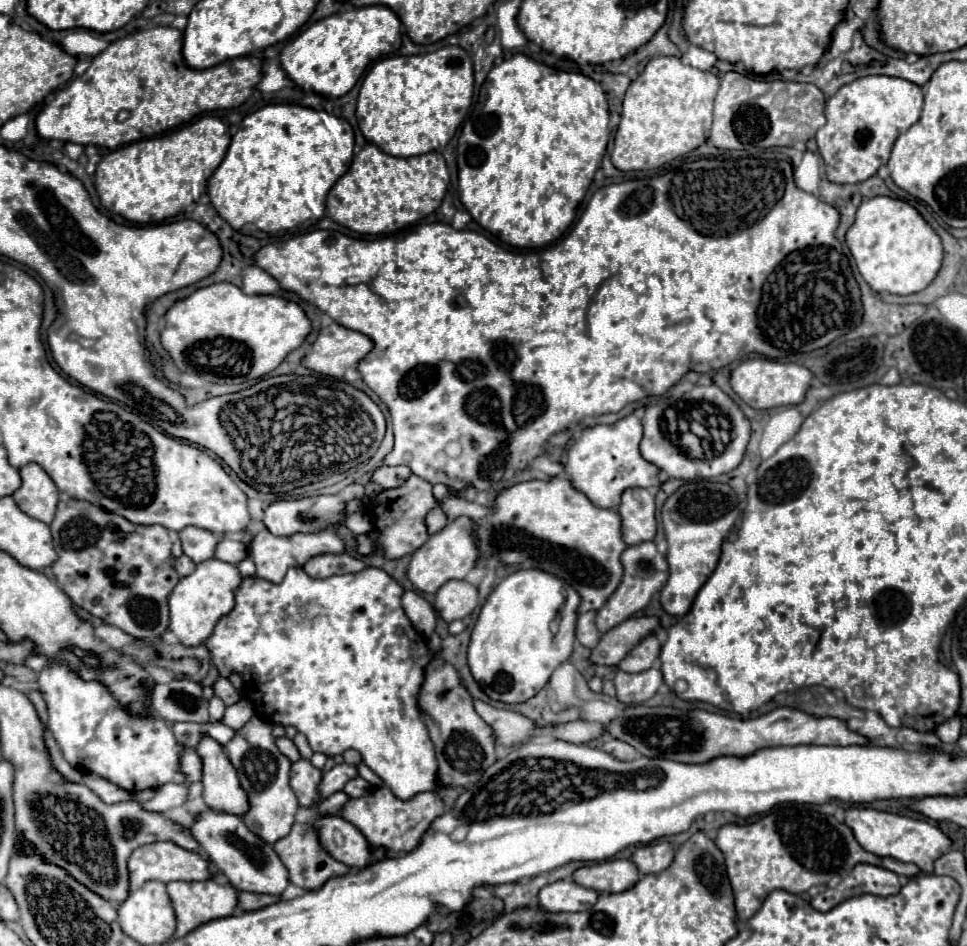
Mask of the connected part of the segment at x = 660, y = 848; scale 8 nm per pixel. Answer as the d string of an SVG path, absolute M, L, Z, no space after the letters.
M667 841L643 845L633 853L633 861L639 873L659 873L673 863L673 857L675 857L675 847Z

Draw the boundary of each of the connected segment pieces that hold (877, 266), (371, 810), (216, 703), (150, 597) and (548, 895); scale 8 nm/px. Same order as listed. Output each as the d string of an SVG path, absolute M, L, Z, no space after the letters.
M893 197L867 199L845 235L859 273L877 293L911 295L923 291L939 273L943 245L933 227L907 201Z
M375 787L369 795L359 799L349 799L341 813L343 819L353 823L367 839L371 849L385 849L387 853L407 853L413 851L421 839L421 835L429 829L433 819L443 815L443 799L439 793L419 793L409 801L397 799L389 787Z
M211 697L211 701L209 701L209 713L211 713L211 723L217 723L217 721L221 721L221 717L223 717L223 711L225 711L225 703L219 699L219 697Z
M77 499L61 501L57 507L57 515L49 527L53 533L53 547L59 555L51 569L57 577L57 585L69 595L69 599L77 607L83 607L91 615L123 629L137 639L161 639L161 635L169 629L167 599L179 581L179 575L175 571L175 557L171 553L171 533L161 525L133 525L121 515L109 513L97 505Z
M573 879L555 881L539 891L539 903L549 911L585 911L597 903L599 893L577 885Z

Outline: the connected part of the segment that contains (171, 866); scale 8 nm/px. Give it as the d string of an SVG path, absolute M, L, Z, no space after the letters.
M173 841L163 843L151 843L143 845L137 851L133 851L129 859L129 891L137 891L143 883L155 879L161 883L169 881L207 881L213 877L213 863L203 853L193 853L187 849L181 849Z

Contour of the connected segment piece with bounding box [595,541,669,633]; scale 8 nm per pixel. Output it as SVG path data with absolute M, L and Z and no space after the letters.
M645 541L641 545L633 545L633 547L627 547L625 553L621 555L621 561L623 561L623 569L625 569L625 575L623 575L623 581L621 585L617 587L617 591L609 597L609 601L605 603L603 609L597 611L597 619L595 619L595 625L601 633L613 629L615 625L623 623L625 619L629 619L631 615L635 615L637 611L645 609L647 603L651 601L653 593L661 591L667 577L669 577L669 567L667 567L667 559L655 549L655 543L653 541Z

